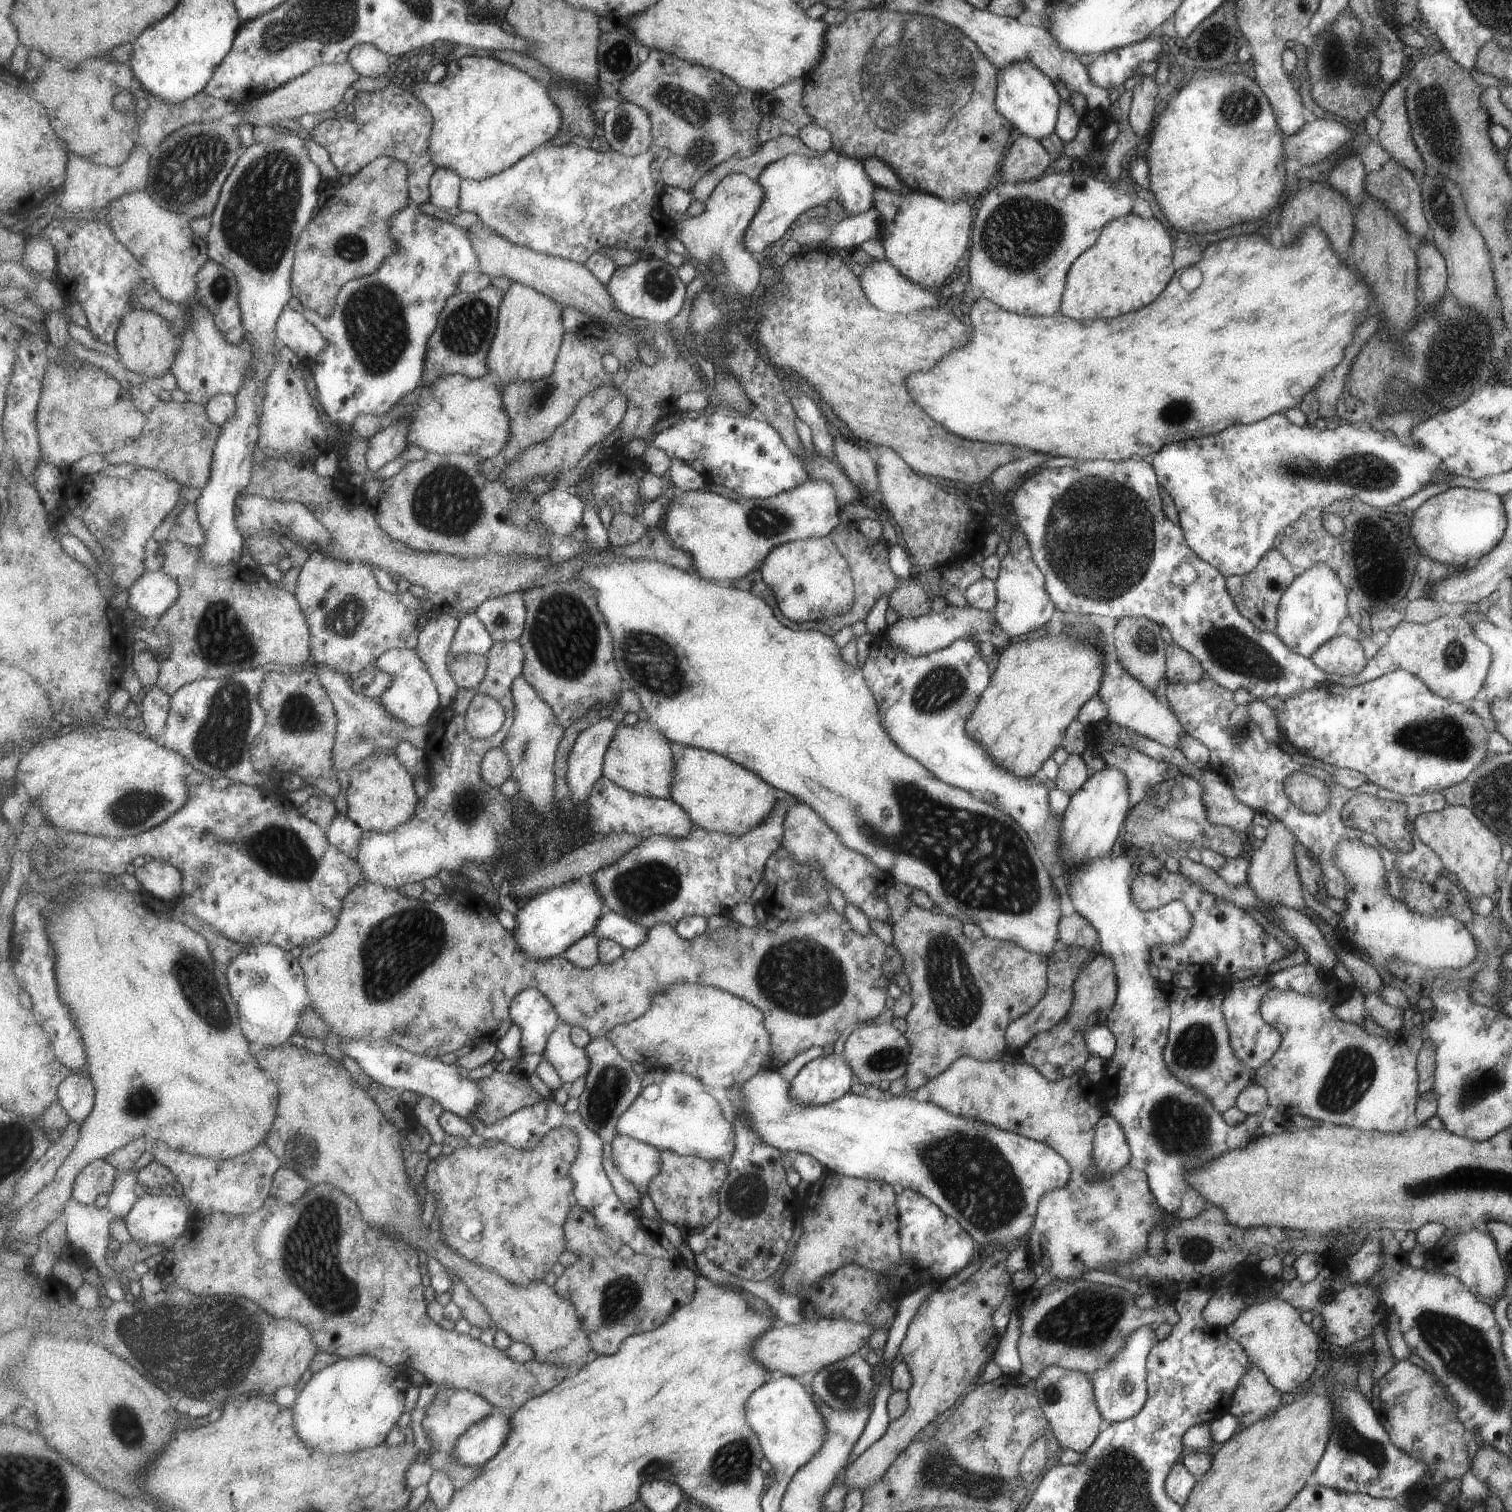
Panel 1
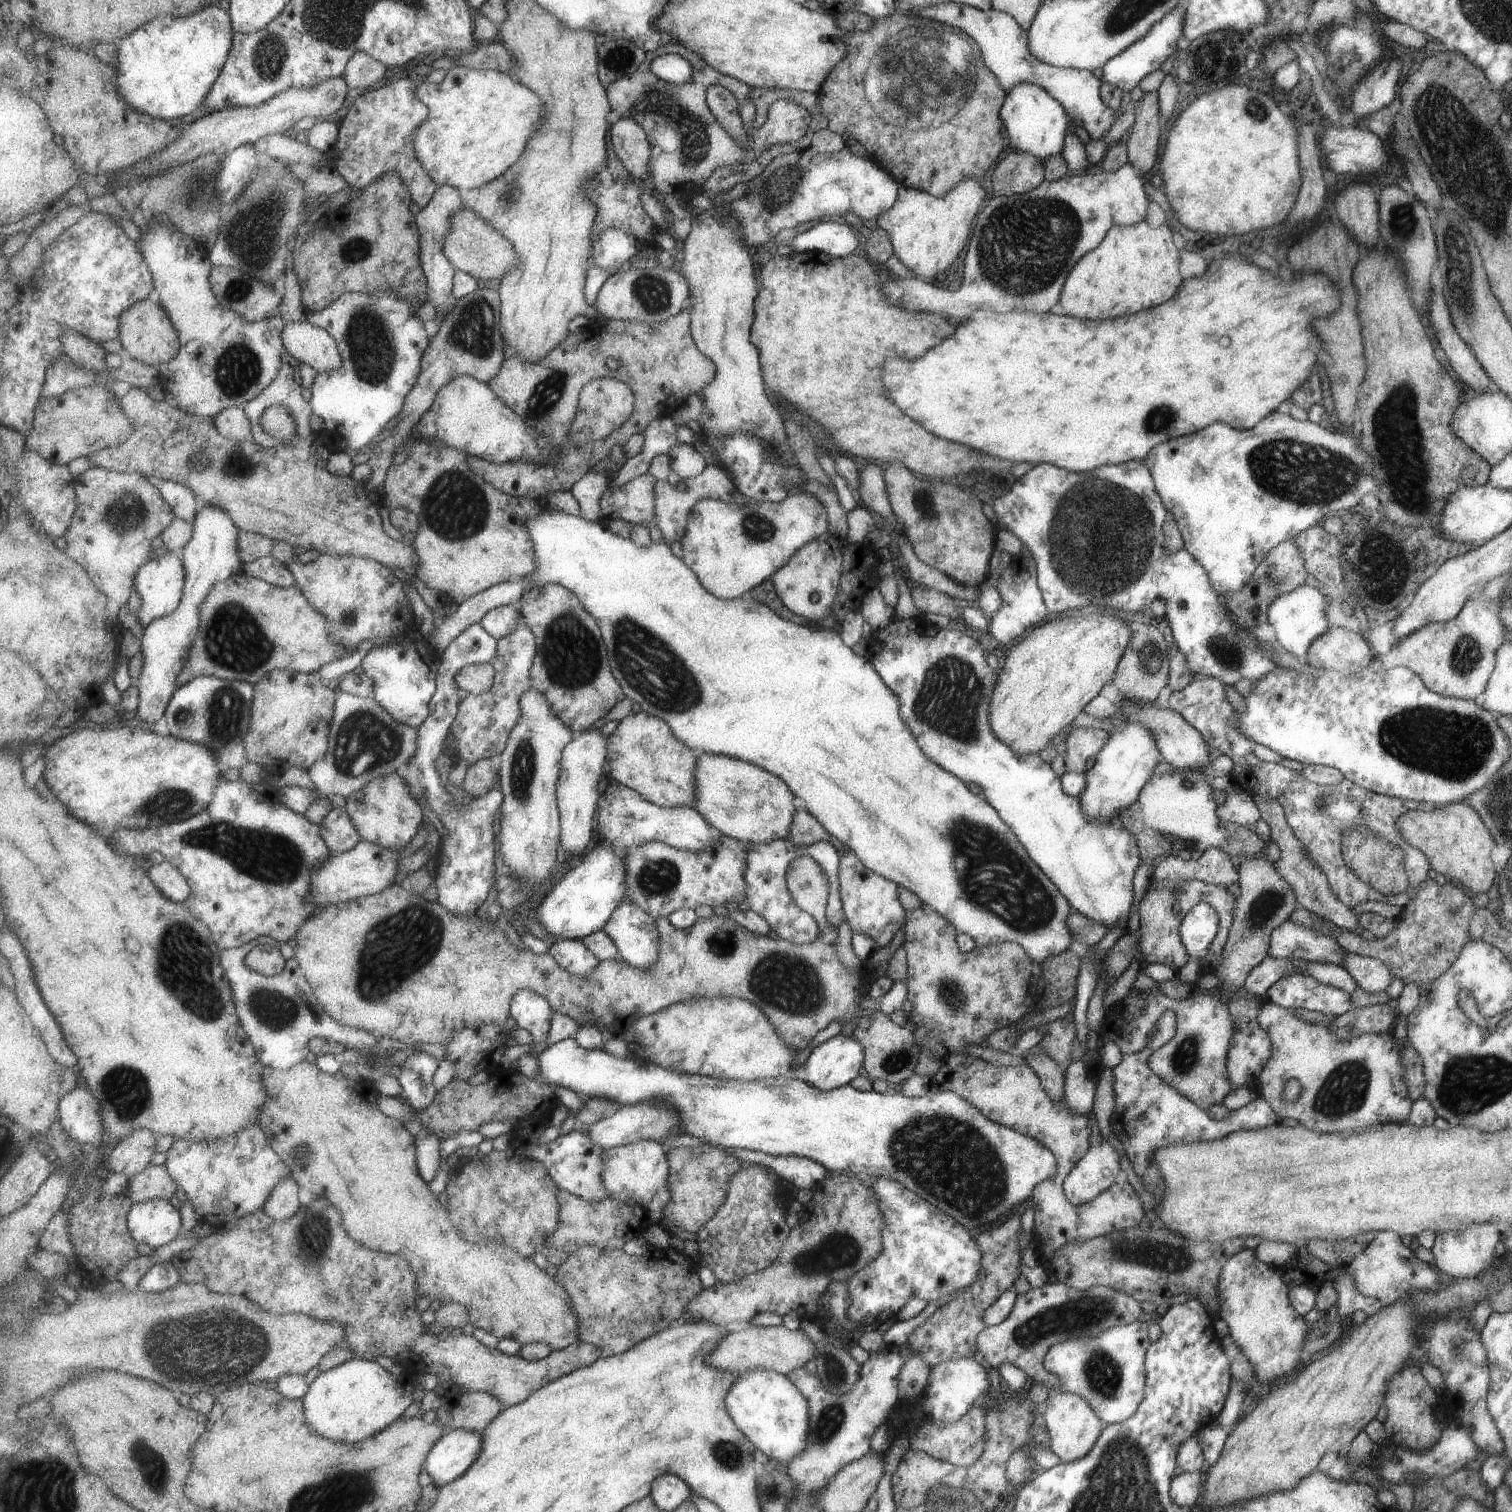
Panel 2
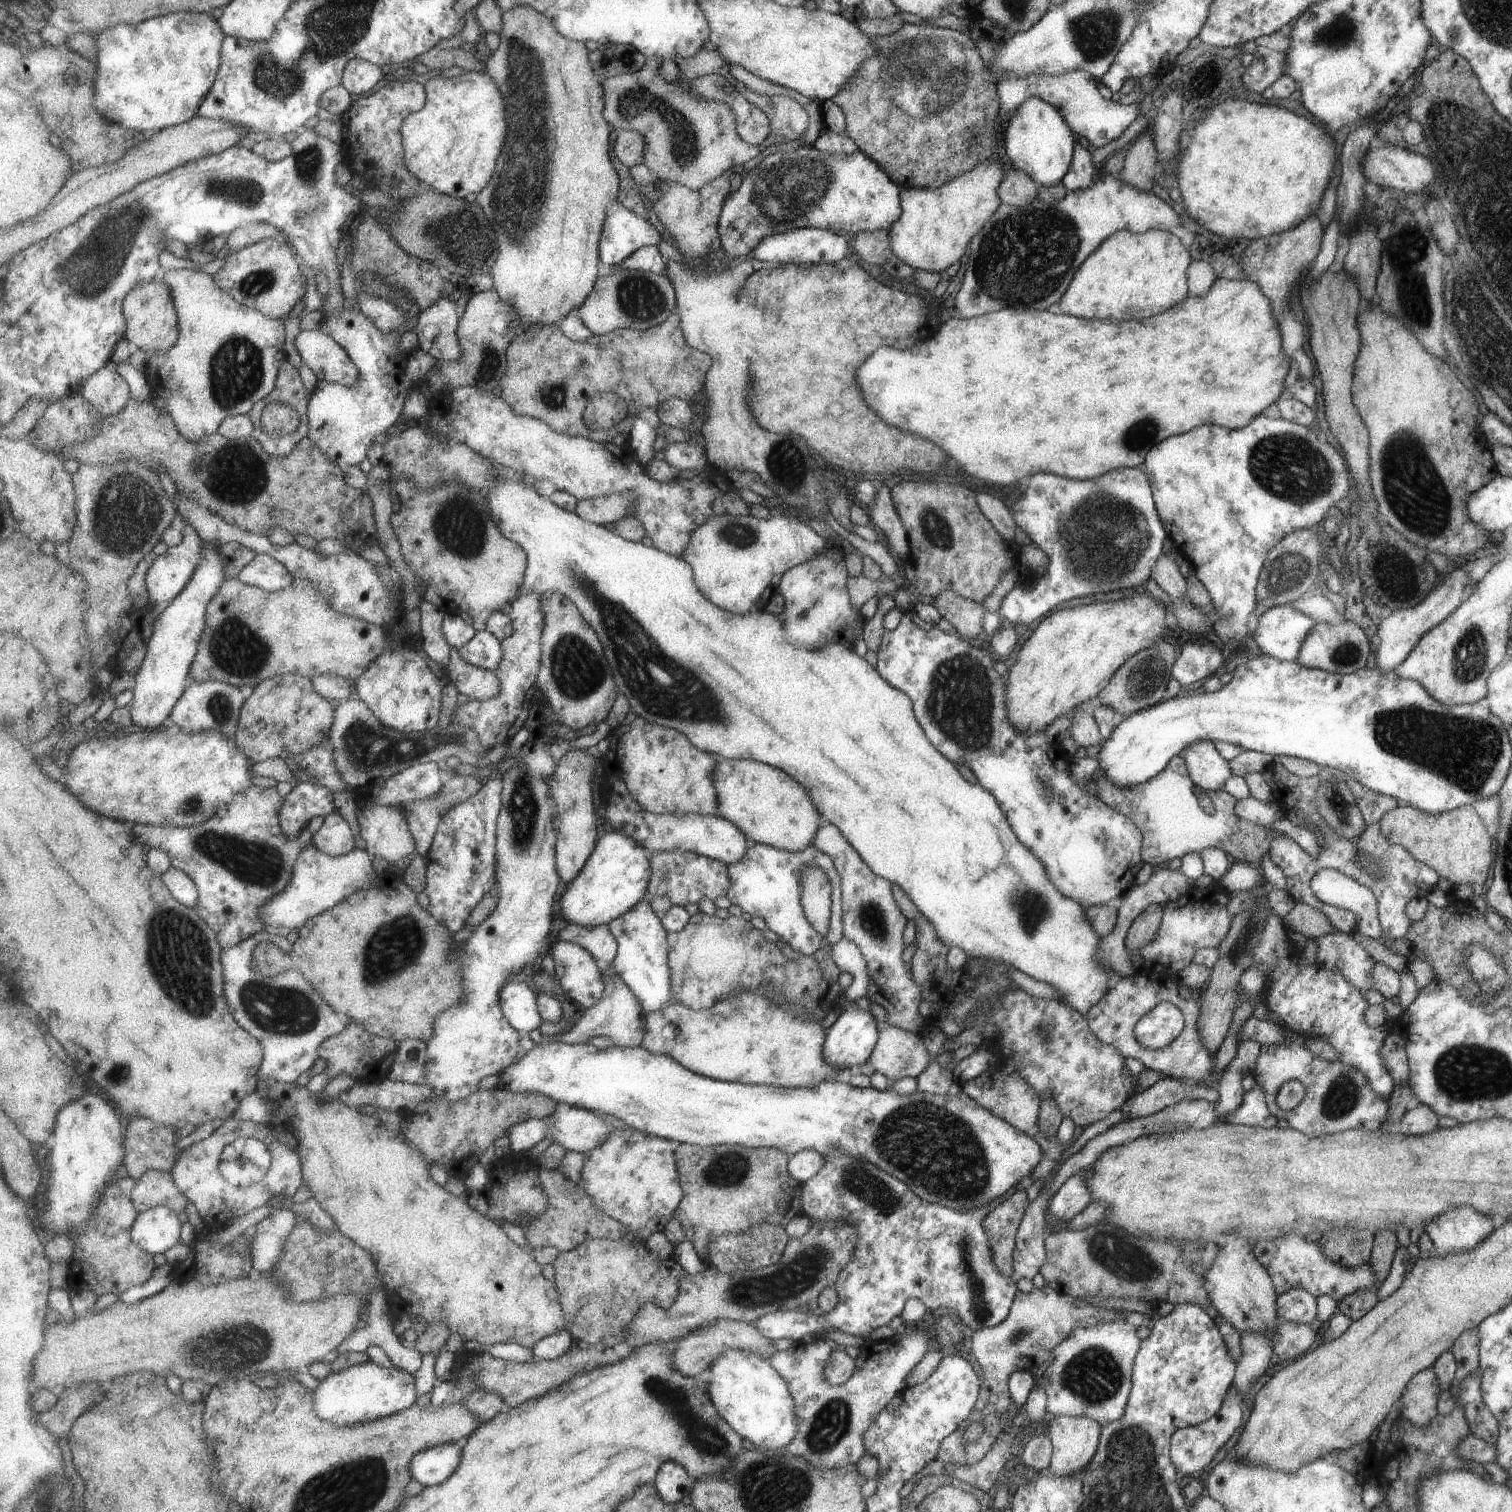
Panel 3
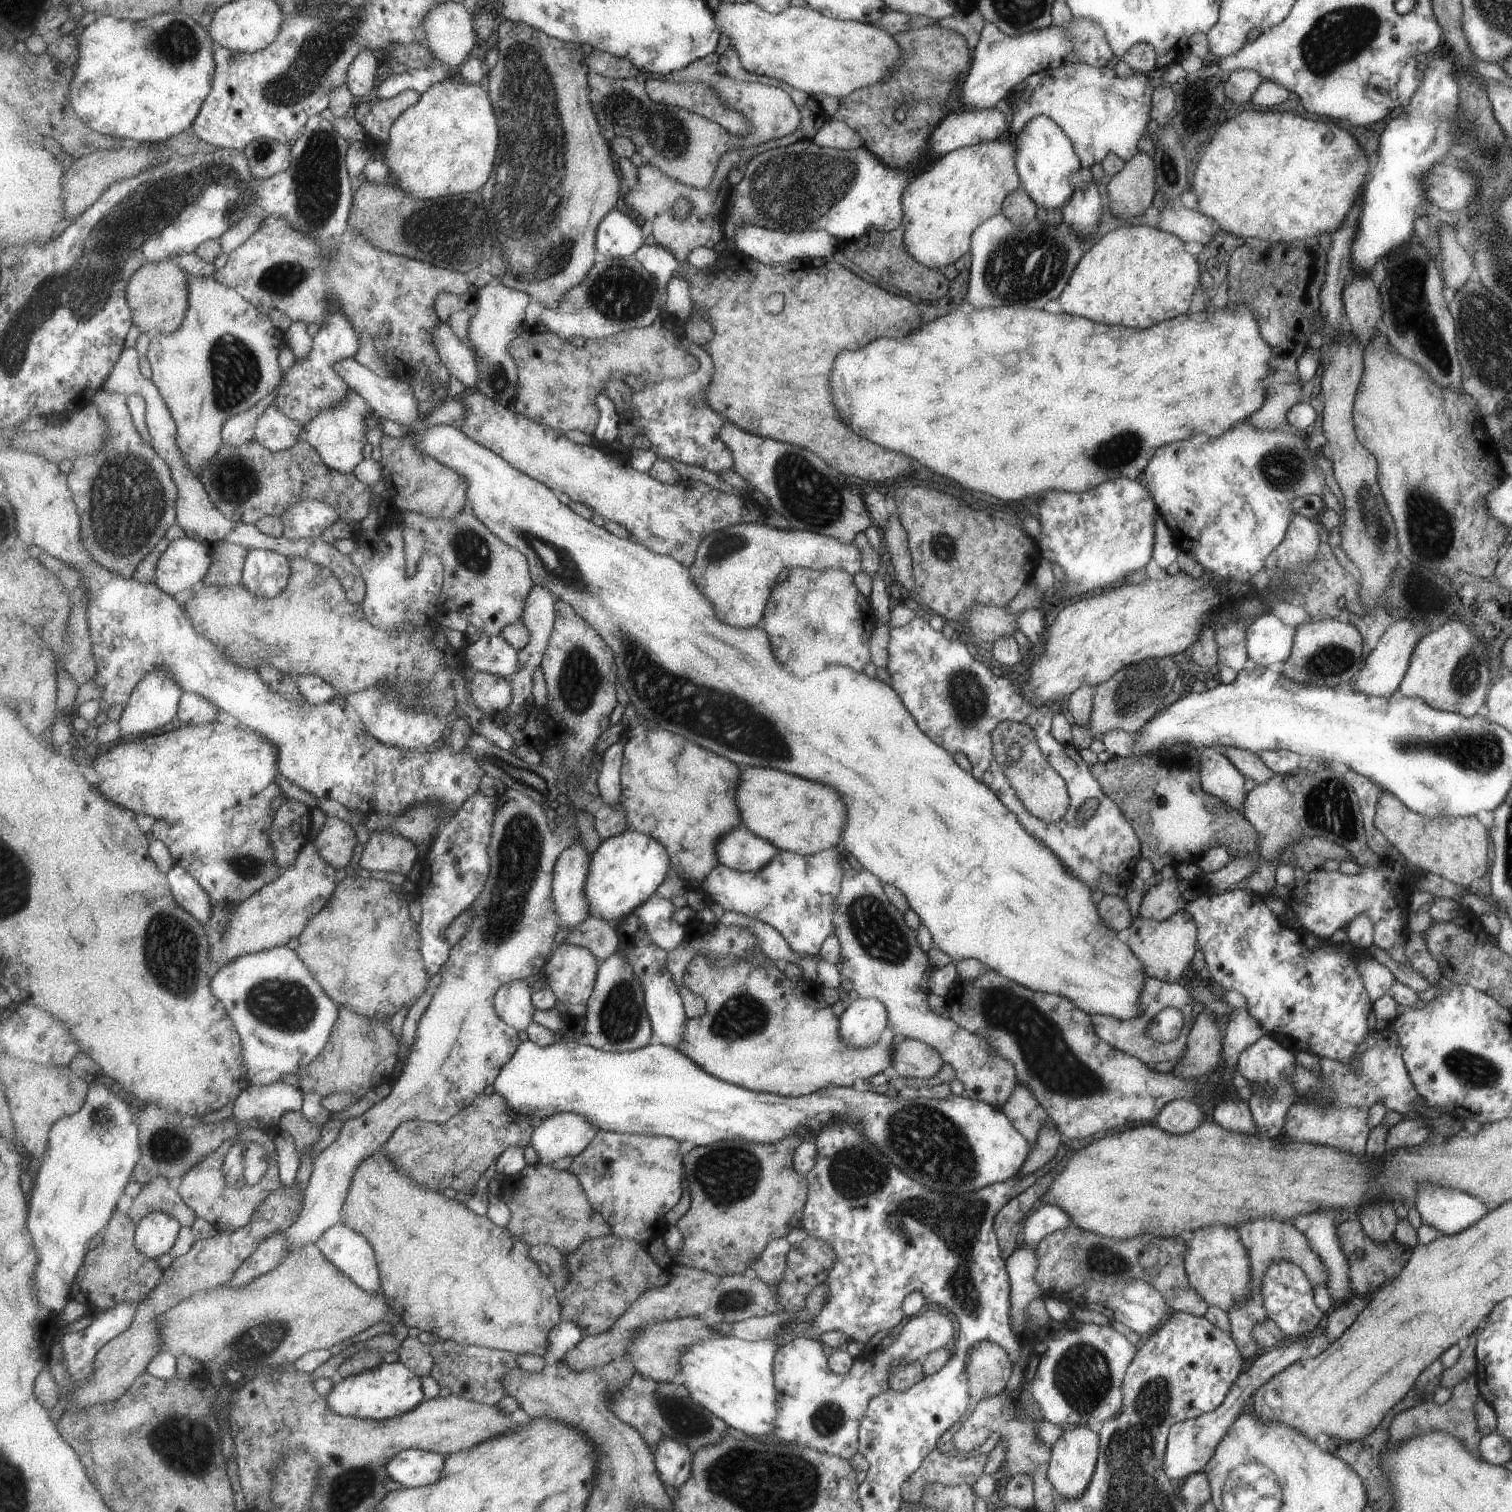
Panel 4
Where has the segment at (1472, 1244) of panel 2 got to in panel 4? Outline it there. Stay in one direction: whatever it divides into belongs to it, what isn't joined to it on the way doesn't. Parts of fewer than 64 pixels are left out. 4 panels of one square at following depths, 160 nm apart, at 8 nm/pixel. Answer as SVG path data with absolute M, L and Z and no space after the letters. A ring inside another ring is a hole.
M1428 1183L1418 1187L1414 1200L1421 1224L1434 1228L1441 1235L1456 1235L1488 1212L1485 1203L1472 1195Z

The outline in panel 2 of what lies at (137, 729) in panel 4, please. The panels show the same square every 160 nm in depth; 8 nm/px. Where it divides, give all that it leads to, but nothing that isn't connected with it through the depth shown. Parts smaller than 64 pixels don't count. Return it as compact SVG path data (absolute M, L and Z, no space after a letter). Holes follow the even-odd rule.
M203 504L194 518L193 525L193 538L182 550L186 568L184 597L173 614L156 618L144 629L141 648L144 664L135 683L140 690L140 705L137 713L147 722L154 723L165 716L169 701L174 691L178 689L177 675L189 658L201 626L202 602L206 600L213 586L241 572L243 564L238 539L241 530L226 510L215 505Z

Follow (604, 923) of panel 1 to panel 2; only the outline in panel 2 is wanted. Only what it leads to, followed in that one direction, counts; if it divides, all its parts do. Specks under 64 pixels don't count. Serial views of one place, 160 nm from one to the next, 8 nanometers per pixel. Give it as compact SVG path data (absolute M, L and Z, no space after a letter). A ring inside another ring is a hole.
M623 900L612 914L604 930L615 941L620 950L620 959L640 969L650 969L660 957L661 939L657 928L657 919L643 907Z

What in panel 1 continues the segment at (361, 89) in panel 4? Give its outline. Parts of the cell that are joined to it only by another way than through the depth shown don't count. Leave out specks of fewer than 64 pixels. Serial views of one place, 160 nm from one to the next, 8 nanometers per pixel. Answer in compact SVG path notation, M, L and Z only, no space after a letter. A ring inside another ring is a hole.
M361 43L354 46L348 60L352 62L355 70L361 76L369 76L372 79L385 76L391 68L389 55L371 43Z

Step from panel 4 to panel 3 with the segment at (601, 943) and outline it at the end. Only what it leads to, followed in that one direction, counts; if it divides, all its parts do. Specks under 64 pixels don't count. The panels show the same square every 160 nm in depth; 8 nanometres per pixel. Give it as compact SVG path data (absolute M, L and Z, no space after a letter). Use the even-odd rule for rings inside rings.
M568 923L559 932L558 939L571 941L585 947L604 966L611 966L618 955L618 945L615 935L608 925L584 927Z

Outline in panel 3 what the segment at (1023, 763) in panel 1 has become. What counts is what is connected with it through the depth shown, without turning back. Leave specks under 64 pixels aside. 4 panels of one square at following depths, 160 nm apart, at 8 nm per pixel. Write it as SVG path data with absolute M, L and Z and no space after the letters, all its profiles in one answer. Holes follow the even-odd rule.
M1146 591L1133 592L1131 597L1127 597L1125 594L1124 600L1117 600L1116 602L1106 602L1106 603L1097 603L1097 604L1087 604L1082 605L1077 608L1068 608L1060 609L1059 611L1049 614L1047 618L1041 620L1032 632L1031 635L1023 642L1023 646L1017 652L1017 659L1015 664L1011 663L1011 666L1007 668L1006 675L1004 677L1006 681L1006 689L1004 694L1004 709L1007 711L1008 723L1014 727L1014 730L1019 733L1025 734L1025 736L1035 736L1035 732L1043 730L1047 724L1051 724L1051 718L1055 720L1057 716L1065 714L1067 710L1075 708L1077 704L1081 704L1083 700L1087 698L1096 698L1096 694L1104 688L1106 682L1109 682L1110 679L1114 676L1115 670L1119 669L1120 666L1128 660L1132 654L1135 654L1138 650L1146 649L1147 647L1151 648L1155 641L1158 641L1161 637L1171 637L1172 640L1177 635L1177 630L1167 628L1165 624L1165 610L1170 609L1168 606L1165 606L1159 600L1154 599L1151 594L1148 594Z

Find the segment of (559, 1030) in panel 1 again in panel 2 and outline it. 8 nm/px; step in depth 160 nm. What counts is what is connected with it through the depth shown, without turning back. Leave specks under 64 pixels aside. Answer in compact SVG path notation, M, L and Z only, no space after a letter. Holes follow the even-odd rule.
M576 1038L563 1039L553 1046L547 1046L547 1048L538 1055L538 1061L538 1075L543 1075L549 1084L565 1087L575 1093L585 1094L587 1098L592 1096L607 1097L619 1101L622 1106L652 1101L653 1099L667 1101L678 1110L682 1118L682 1125L684 1126L684 1134L686 1136L696 1136L705 1141L709 1141L713 1146L746 1148L752 1151L761 1151L773 1157L784 1157L787 1155L805 1157L817 1164L821 1163L821 1166L828 1170L829 1175L847 1173L861 1178L883 1177L884 1179L900 1182L901 1186L912 1190L915 1194L918 1194L922 1199L925 1199L928 1203L937 1207L943 1214L949 1215L954 1222L960 1223L961 1226L964 1226L970 1232L971 1228L981 1228L981 1226L989 1224L991 1220L995 1220L997 1216L1001 1216L1003 1212L1007 1212L1009 1208L1013 1208L1013 1206L1021 1204L1023 1200L1027 1200L1029 1196L1032 1196L1034 1187L1037 1186L1038 1183L1051 1178L1053 1174L1055 1174L1055 1158L1051 1155L1048 1147L1043 1146L1040 1142L1035 1142L1034 1138L1029 1138L1029 1136L1022 1135L1006 1126L991 1122L988 1118L985 1118L984 1114L981 1114L980 1110L977 1110L972 1104L969 1104L965 1099L959 1098L951 1091L930 1089L920 1097L906 1097L900 1092L892 1096L884 1096L883 1093L875 1093L874 1091L858 1091L857 1089L853 1089L849 1084L840 1086L837 1089L831 1089L830 1091L822 1091L800 1080L799 1077L792 1078L787 1075L779 1075L773 1078L760 1078L754 1081L723 1080L666 1069L656 1064L641 1062L629 1054L626 1058L615 1058L602 1049L598 1051L582 1047Z

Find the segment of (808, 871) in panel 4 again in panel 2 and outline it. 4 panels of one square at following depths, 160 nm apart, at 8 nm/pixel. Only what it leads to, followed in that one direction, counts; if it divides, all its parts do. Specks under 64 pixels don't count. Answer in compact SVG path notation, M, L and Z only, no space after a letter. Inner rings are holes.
M789 838L775 839L765 844L753 843L748 850L748 869L745 875L748 882L746 901L751 910L759 914L768 923L769 928L775 932L779 939L797 945L811 942L818 933L815 919L794 905L785 887L785 869L788 862L802 856L808 856L817 864L822 865L821 868L827 876L828 884L828 897L825 907L826 919L830 925L836 928L838 922L843 920L843 907L840 905L839 879L836 875L839 868L839 852L831 843L817 841L813 845L800 847Z

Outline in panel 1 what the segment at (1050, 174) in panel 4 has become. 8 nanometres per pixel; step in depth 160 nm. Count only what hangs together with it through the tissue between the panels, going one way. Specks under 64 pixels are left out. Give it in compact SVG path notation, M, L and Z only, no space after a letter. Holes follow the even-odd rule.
M1015 61L996 72L996 109L1004 115L1020 134L1040 140L1049 134L1056 124L1059 96L1049 77L1029 61Z

